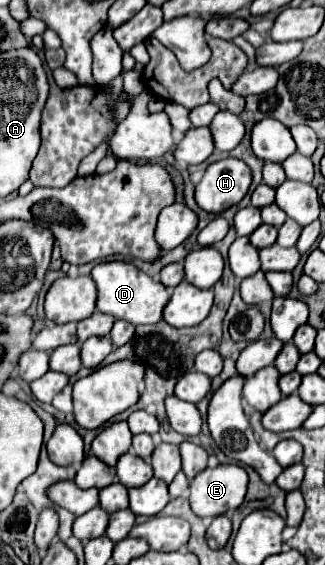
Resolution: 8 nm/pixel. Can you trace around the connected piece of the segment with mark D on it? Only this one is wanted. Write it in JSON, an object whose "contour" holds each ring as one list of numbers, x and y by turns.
{"contour":[[125,261,99,263,95,265,91,277,99,289,97,309,101,313,107,313,115,319,123,319,131,325,153,325,161,321,163,307,169,303,169,291,161,283,153,281,149,275,139,271,135,265]]}

